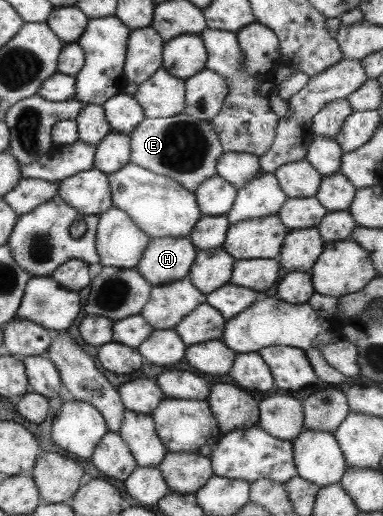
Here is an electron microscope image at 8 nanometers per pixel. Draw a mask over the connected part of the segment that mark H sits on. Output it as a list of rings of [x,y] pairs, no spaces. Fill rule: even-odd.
[[[188,237],[150,238],[135,269],[151,286],[163,285],[188,276],[195,255]]]

